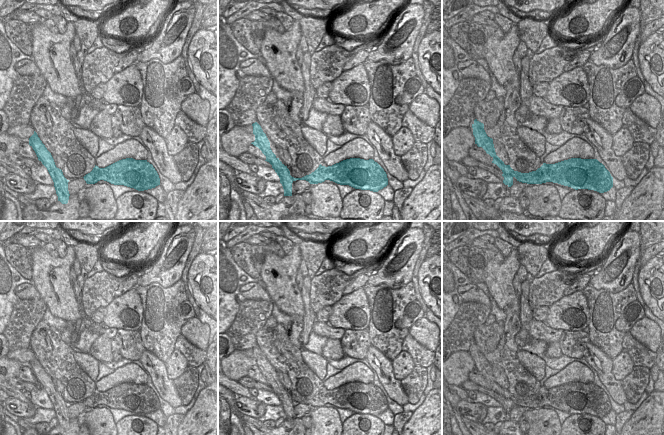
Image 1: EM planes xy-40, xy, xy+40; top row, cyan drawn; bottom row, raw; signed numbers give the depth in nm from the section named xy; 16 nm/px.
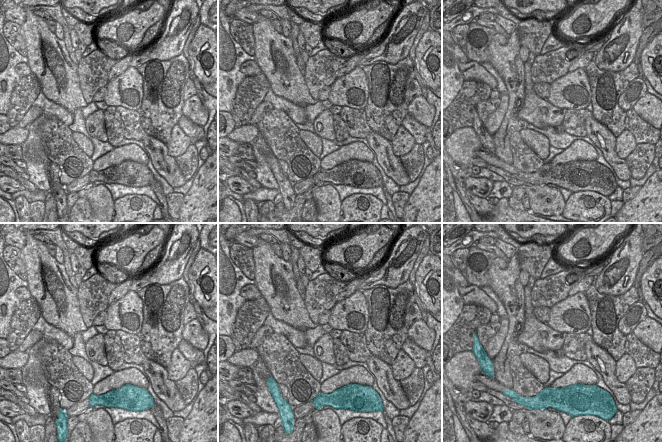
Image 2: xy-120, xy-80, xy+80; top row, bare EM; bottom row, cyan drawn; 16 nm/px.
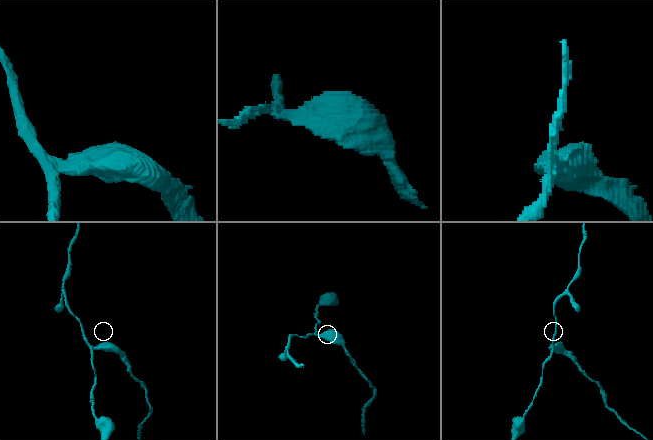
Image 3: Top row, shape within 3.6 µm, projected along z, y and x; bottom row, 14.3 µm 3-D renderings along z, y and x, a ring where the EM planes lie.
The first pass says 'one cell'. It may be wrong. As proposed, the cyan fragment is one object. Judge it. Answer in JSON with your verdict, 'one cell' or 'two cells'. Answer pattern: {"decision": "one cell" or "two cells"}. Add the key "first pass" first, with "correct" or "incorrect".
{"first pass": "incorrect", "decision": "two cells"}

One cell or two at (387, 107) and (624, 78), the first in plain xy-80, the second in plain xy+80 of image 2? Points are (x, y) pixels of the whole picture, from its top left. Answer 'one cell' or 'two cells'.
one cell

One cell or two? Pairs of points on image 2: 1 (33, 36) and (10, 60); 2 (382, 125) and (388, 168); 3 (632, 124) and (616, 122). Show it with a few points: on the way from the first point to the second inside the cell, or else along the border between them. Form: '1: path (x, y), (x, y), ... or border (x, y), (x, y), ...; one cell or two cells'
1: border (26, 56), (28, 62); two cells
2: border (372, 130), (389, 142); two cells
3: border (627, 111), (624, 128); two cells

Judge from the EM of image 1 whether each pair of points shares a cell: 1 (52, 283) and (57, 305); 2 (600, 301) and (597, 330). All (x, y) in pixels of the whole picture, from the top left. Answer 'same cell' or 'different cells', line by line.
1: same cell
2: same cell

